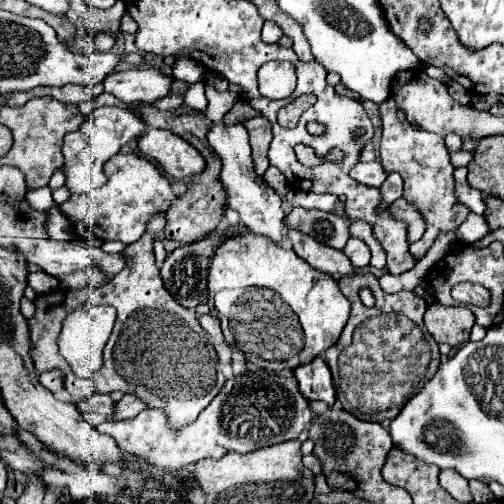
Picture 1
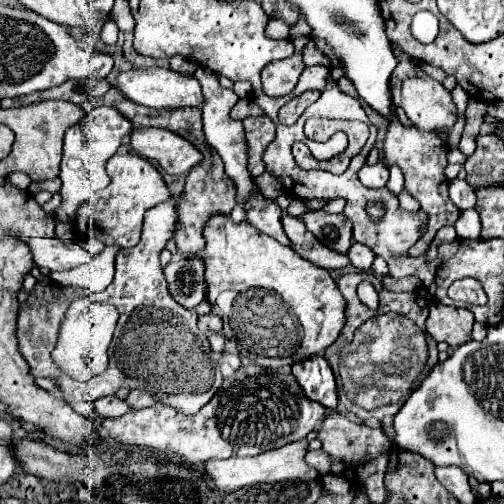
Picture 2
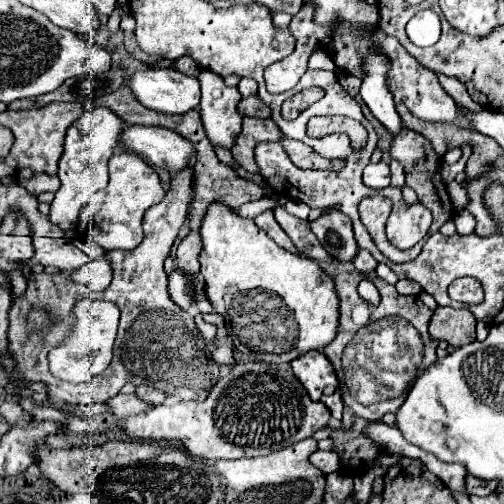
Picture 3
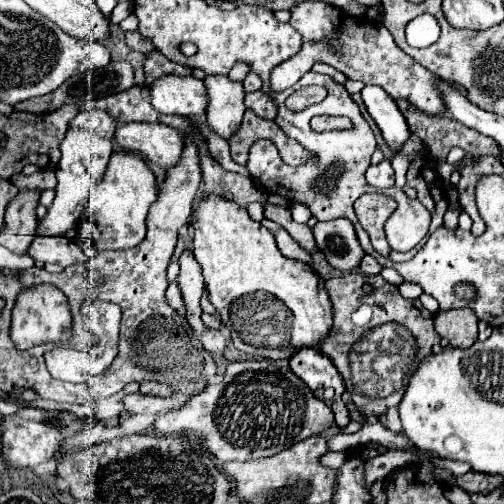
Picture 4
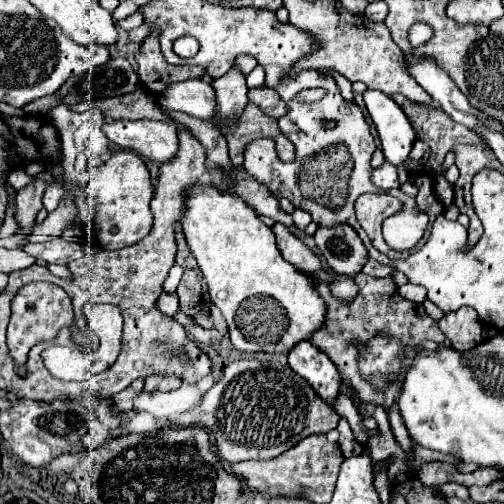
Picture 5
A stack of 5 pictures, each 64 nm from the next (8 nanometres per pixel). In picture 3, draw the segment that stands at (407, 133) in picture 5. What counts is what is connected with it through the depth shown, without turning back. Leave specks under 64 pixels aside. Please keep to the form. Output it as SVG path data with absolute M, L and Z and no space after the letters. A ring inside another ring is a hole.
M370 48L368 56L364 58L364 80L360 96L364 104L370 108L372 116L386 128L386 132L396 136L404 126L394 108L392 94L384 84L386 72L388 72L388 60L384 60L384 56L376 48Z

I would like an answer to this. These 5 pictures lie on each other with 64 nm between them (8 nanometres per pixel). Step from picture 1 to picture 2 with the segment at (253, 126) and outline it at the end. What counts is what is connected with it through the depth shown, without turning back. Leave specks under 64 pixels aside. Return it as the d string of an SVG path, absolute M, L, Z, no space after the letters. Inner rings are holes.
M268 116L246 118L244 120L246 144L248 144L248 172L252 176L260 176L264 172L264 162L260 162L262 150L274 140L276 126Z

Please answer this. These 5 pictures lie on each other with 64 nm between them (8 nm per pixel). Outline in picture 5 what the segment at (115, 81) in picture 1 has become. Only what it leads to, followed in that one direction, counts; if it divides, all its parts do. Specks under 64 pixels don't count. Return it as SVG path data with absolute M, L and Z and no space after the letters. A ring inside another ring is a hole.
M186 80L170 84L170 88L158 98L166 110L178 110L200 120L210 120L216 114L216 94L210 82Z

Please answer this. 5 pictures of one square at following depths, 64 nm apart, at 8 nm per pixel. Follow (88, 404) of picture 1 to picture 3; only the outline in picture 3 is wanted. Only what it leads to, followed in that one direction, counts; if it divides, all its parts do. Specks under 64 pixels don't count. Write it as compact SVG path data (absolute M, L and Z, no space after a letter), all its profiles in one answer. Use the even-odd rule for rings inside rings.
M118 394L110 398L106 404L110 406L110 412L116 418L128 418L128 416L134 416L134 414L140 414L152 408L152 404L140 400L136 394Z

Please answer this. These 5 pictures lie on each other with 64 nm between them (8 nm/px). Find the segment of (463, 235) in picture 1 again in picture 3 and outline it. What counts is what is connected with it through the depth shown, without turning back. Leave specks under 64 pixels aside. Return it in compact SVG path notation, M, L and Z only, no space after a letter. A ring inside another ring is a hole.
M462 210L462 212L456 212L454 220L456 220L458 234L472 234L472 232L474 232L476 220L474 220L474 218L472 218L472 214L468 214L466 210Z

